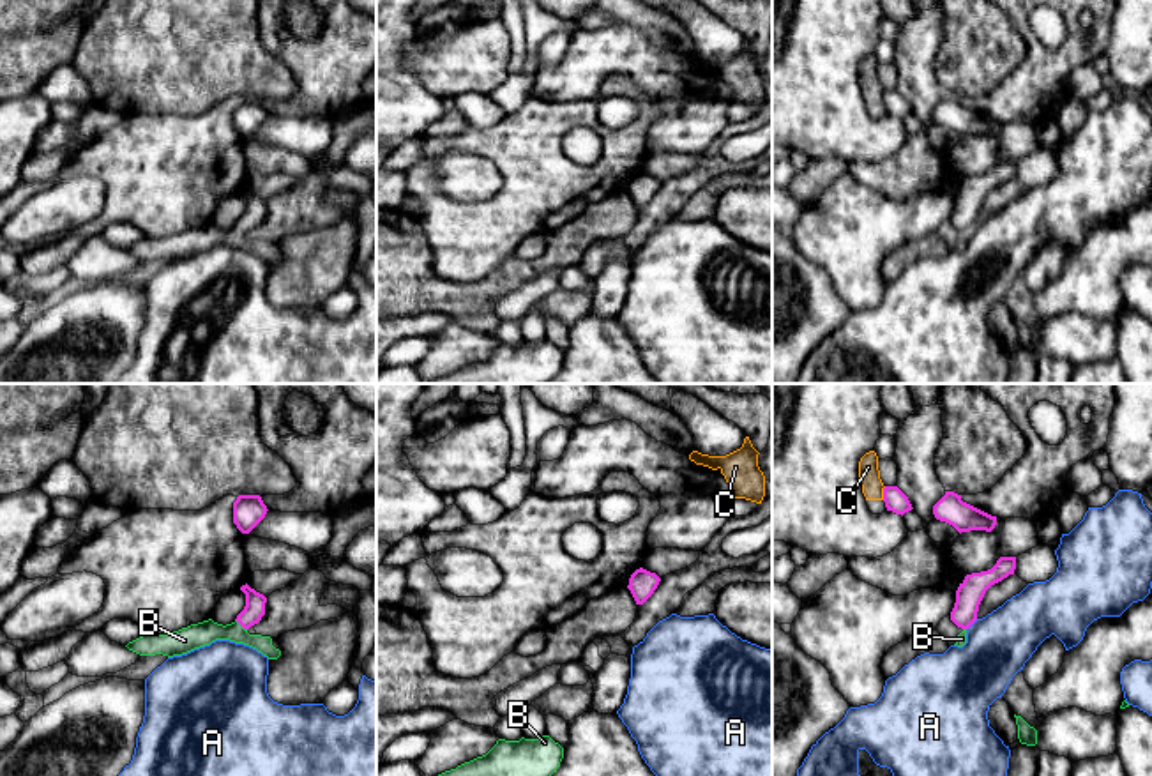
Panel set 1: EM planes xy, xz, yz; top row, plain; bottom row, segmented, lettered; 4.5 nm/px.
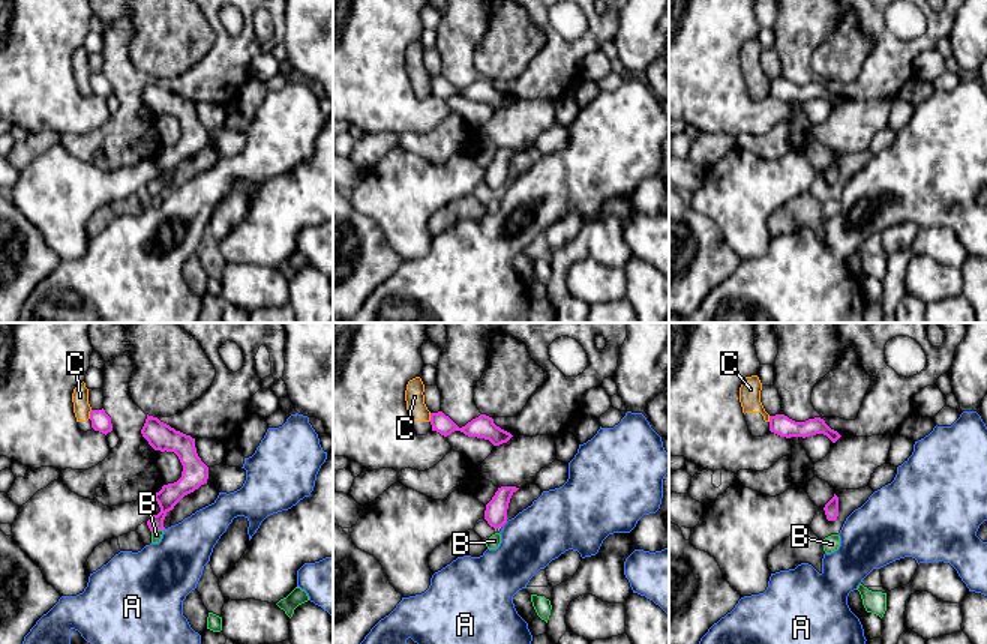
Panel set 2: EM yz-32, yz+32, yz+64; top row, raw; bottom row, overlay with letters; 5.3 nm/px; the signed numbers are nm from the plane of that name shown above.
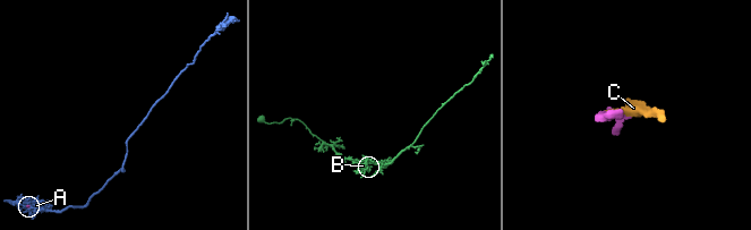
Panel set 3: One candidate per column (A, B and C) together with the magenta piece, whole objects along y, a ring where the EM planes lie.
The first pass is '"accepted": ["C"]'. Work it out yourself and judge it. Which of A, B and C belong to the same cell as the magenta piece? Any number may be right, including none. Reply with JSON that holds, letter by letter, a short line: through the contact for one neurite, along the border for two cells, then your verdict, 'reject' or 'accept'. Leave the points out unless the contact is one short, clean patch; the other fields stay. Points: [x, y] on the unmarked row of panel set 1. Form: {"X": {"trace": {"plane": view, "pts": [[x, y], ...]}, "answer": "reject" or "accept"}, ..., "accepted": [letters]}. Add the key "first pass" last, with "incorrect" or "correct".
{"A": {"trace": {"plane": "yz", "pts": [[977, 223], [967, 234]]}, "answer": "reject"}, "B": {"trace": {"plane": "xy", "pts": [[255, 207], [253, 216], [241, 228], [234, 235], [204, 237]]}, "answer": "accept"}, "C": {"answer": "reject"}, "accepted": ["B"], "first pass": "incorrect"}

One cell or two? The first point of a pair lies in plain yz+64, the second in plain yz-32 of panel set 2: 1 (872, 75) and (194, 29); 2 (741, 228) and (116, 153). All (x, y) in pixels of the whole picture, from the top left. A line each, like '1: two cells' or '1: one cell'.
1: two cells
2: two cells

